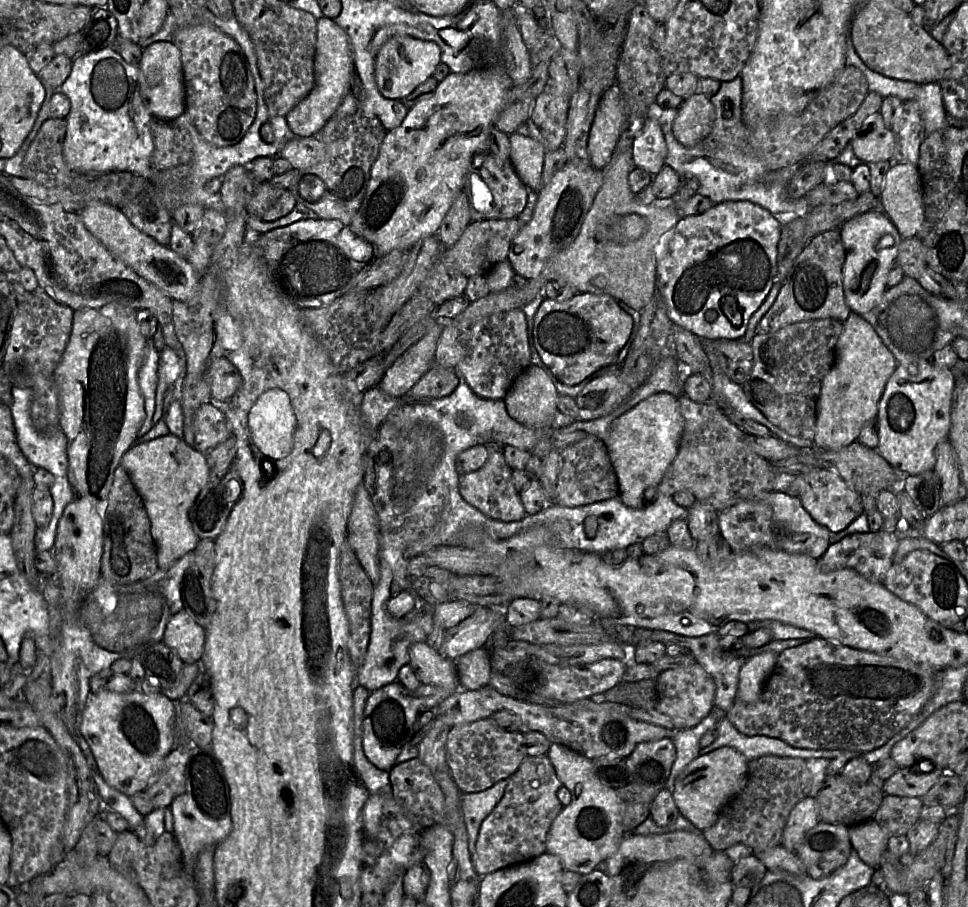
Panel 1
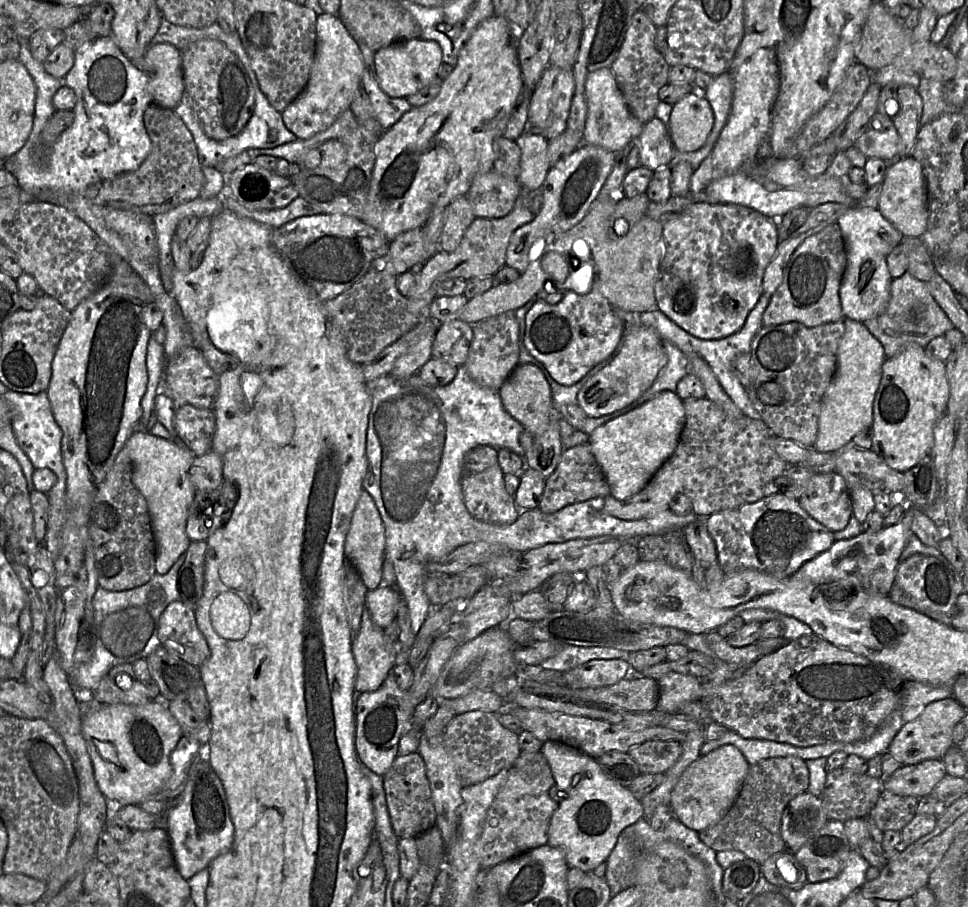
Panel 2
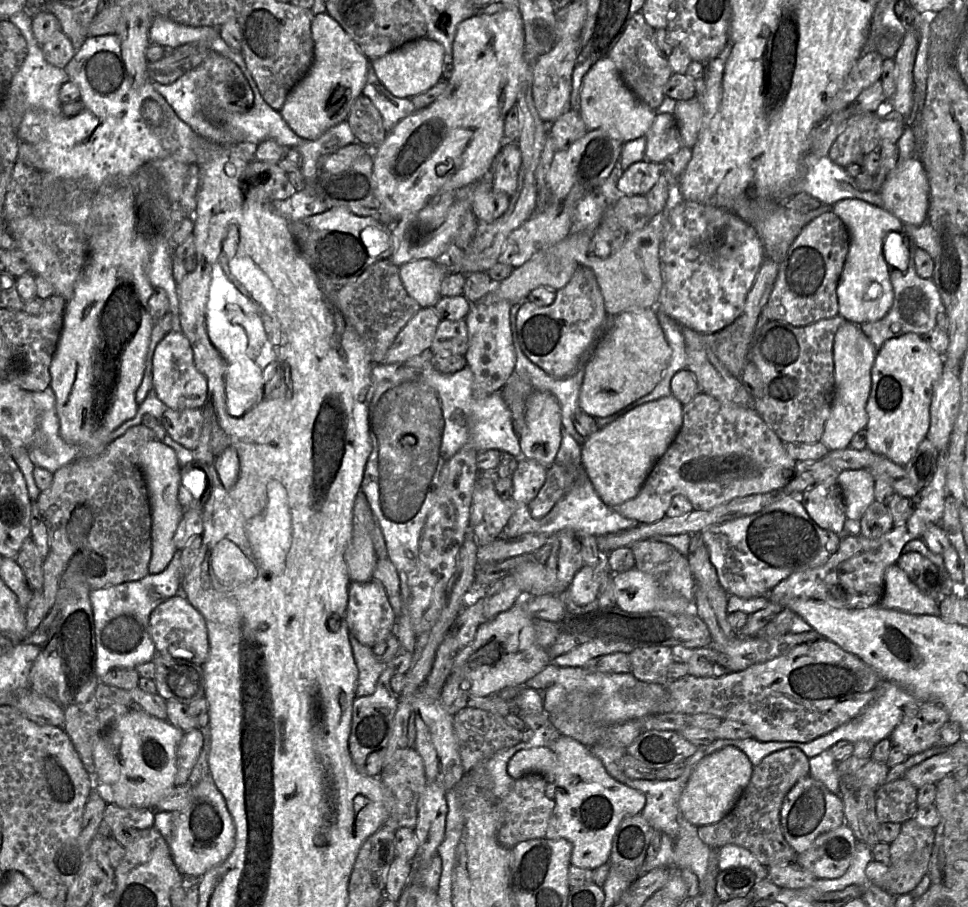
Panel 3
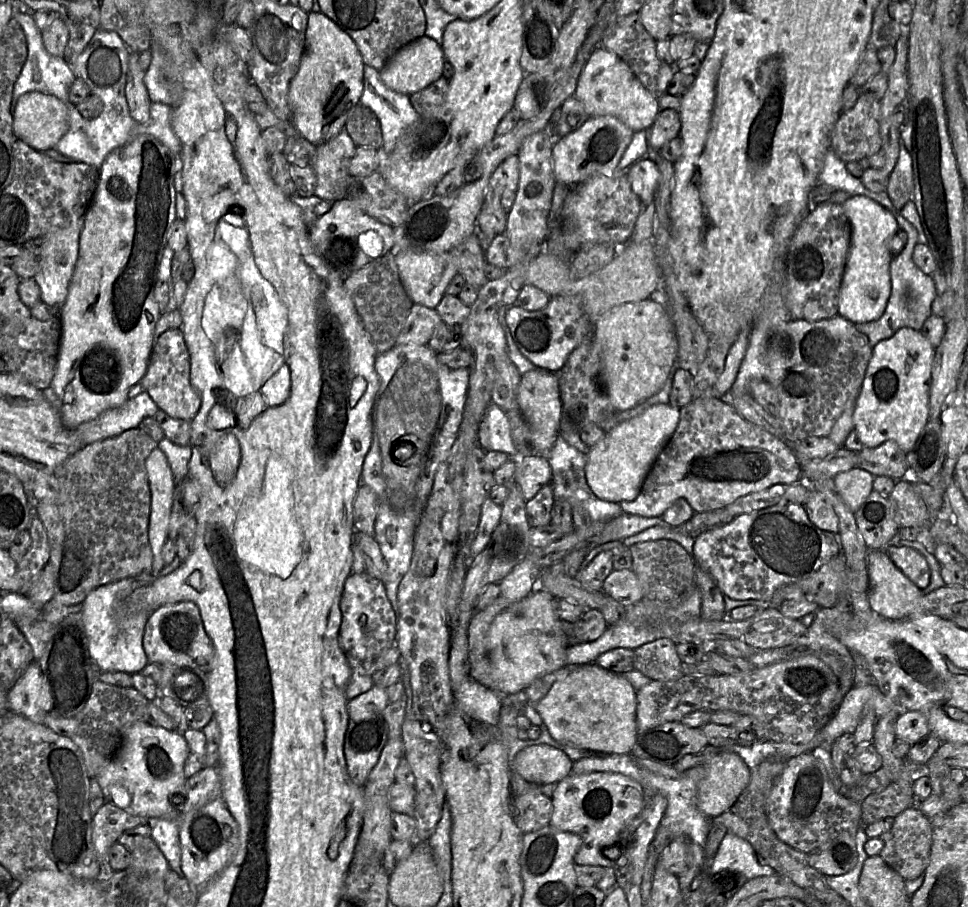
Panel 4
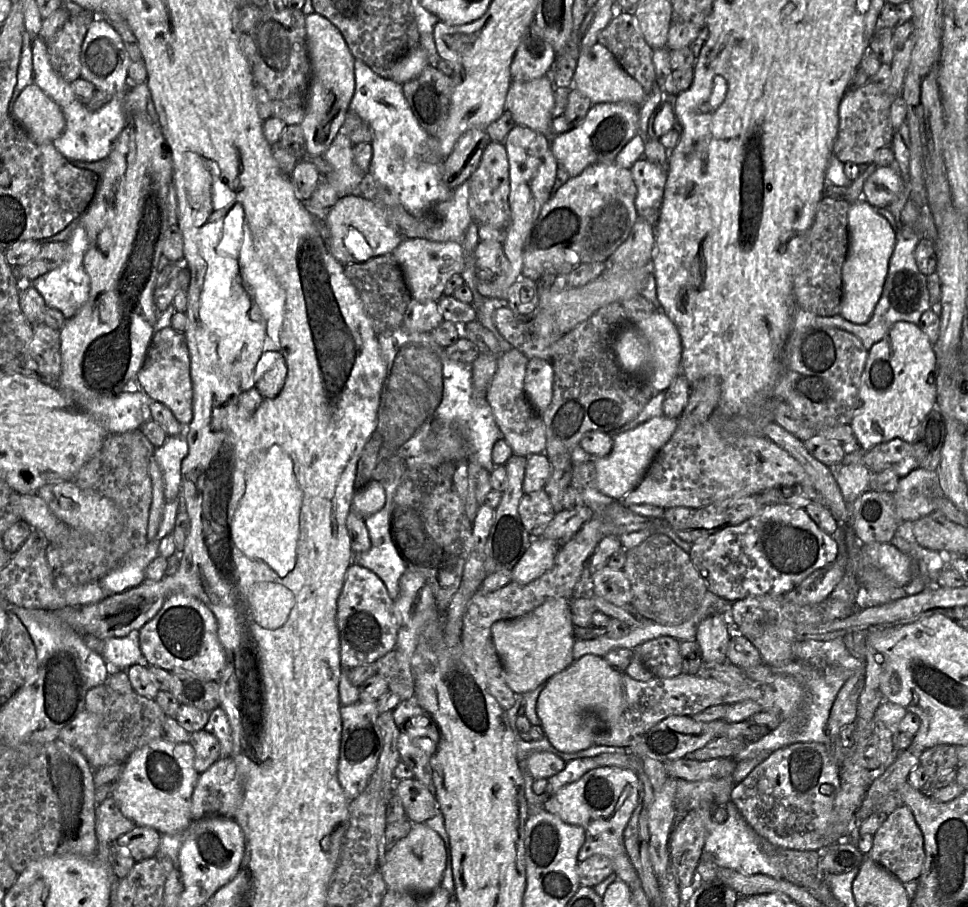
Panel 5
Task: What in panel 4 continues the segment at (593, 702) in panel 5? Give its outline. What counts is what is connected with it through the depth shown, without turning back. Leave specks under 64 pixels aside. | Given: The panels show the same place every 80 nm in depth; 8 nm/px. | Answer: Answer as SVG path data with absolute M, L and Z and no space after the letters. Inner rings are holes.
M595 662L576 666L566 678L555 682L538 703L537 713L551 737L578 749L609 754L629 754L637 740L636 694L622 675Z

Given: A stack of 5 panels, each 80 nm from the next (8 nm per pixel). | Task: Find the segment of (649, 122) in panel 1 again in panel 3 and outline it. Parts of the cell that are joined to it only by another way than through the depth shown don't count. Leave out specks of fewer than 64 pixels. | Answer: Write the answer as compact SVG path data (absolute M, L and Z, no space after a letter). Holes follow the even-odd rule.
M657 113L645 138L644 159L661 165L682 147L677 123L671 113Z

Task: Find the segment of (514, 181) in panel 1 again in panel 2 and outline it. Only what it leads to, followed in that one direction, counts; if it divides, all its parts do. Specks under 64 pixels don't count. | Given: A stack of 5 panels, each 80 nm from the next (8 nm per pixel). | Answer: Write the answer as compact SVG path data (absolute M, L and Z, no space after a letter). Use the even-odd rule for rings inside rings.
M492 169L476 176L466 197L476 218L495 219L509 214L522 192L519 180Z

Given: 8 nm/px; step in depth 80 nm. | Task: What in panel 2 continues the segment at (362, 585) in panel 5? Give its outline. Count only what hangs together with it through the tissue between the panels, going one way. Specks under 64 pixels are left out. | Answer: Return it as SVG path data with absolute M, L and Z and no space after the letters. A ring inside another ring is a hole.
M382 585L367 592L365 609L369 612L374 624L385 630L395 621L401 601L400 593L393 586Z

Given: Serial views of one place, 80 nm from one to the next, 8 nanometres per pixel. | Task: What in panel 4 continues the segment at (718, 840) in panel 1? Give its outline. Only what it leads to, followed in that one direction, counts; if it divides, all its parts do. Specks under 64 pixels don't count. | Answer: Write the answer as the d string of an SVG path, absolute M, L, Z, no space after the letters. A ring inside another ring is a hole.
M772 756L764 759L751 771L751 778L735 803L723 814L712 819L713 824L721 824L726 831L746 841L753 847L759 862L773 868L776 874L787 876L788 873L809 866L809 855L792 848L778 839L771 828L767 813L766 800L778 776L782 773L789 758Z

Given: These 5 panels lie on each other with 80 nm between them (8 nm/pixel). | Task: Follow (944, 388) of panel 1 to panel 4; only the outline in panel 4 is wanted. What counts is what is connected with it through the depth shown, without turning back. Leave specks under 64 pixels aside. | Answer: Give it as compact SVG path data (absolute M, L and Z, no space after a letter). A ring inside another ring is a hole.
M903 327L892 337L879 341L873 348L865 375L856 398L853 412L853 430L863 447L874 448L885 441L895 441L904 452L910 452L929 419L929 394L935 348L921 331Z

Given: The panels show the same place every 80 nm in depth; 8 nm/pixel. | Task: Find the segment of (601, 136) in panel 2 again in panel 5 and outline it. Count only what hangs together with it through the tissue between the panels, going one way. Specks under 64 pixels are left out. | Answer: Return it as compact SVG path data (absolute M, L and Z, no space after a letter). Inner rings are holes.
M599 43L580 54L573 77L573 87L593 104L629 102L641 106L646 99L643 87L620 66L613 54Z

